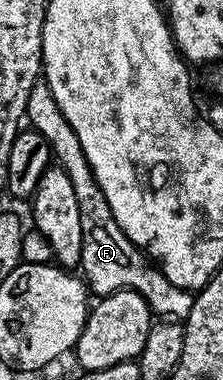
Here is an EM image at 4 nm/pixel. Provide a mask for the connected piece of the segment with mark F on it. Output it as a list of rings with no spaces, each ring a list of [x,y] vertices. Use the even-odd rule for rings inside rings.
[[[45,80],[35,84],[29,92],[25,118],[32,129],[45,136],[56,163],[63,167],[73,183],[73,192],[76,193],[77,208],[81,215],[82,260],[79,266],[88,289],[99,298],[119,290],[135,290],[149,304],[156,317],[185,320],[195,303],[194,293],[177,288],[158,267],[149,263],[147,256],[125,236],[92,174],[91,165],[85,158],[77,134],[69,127],[64,113],[57,107],[52,90]]]

